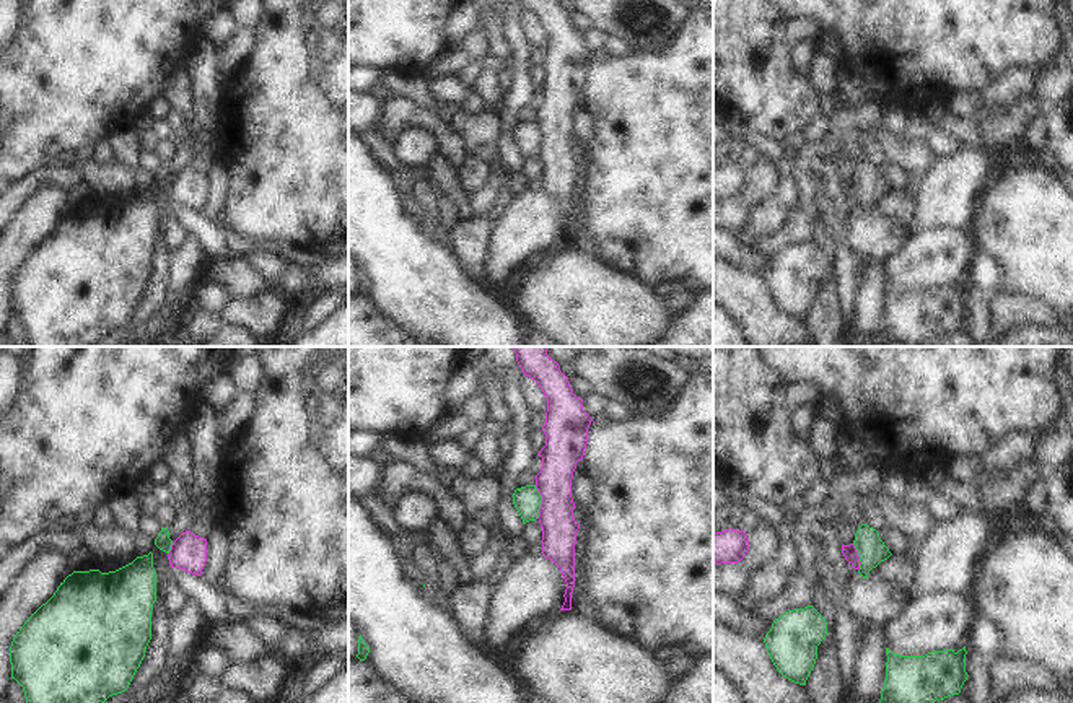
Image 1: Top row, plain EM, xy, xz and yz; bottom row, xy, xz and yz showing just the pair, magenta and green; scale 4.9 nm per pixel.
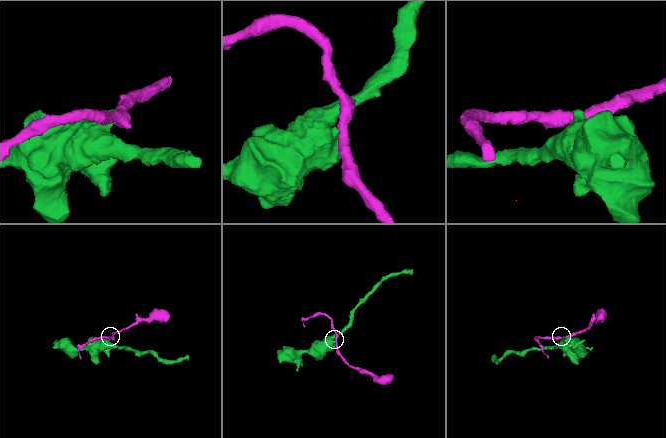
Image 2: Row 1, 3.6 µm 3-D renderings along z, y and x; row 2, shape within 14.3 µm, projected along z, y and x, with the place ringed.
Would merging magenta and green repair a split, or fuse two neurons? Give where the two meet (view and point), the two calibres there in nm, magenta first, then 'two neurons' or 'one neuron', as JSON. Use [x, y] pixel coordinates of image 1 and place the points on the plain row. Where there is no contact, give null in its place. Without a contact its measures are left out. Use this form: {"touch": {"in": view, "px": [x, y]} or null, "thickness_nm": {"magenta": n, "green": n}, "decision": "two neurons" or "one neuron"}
{"touch": {"in": "xz", "px": [543, 137]}, "thickness_nm": {"magenta": 180, "green": 140}, "decision": "two neurons"}

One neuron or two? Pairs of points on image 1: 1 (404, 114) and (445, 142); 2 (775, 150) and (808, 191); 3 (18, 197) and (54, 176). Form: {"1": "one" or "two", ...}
{"1": "one", "2": "two", "3": "one"}

